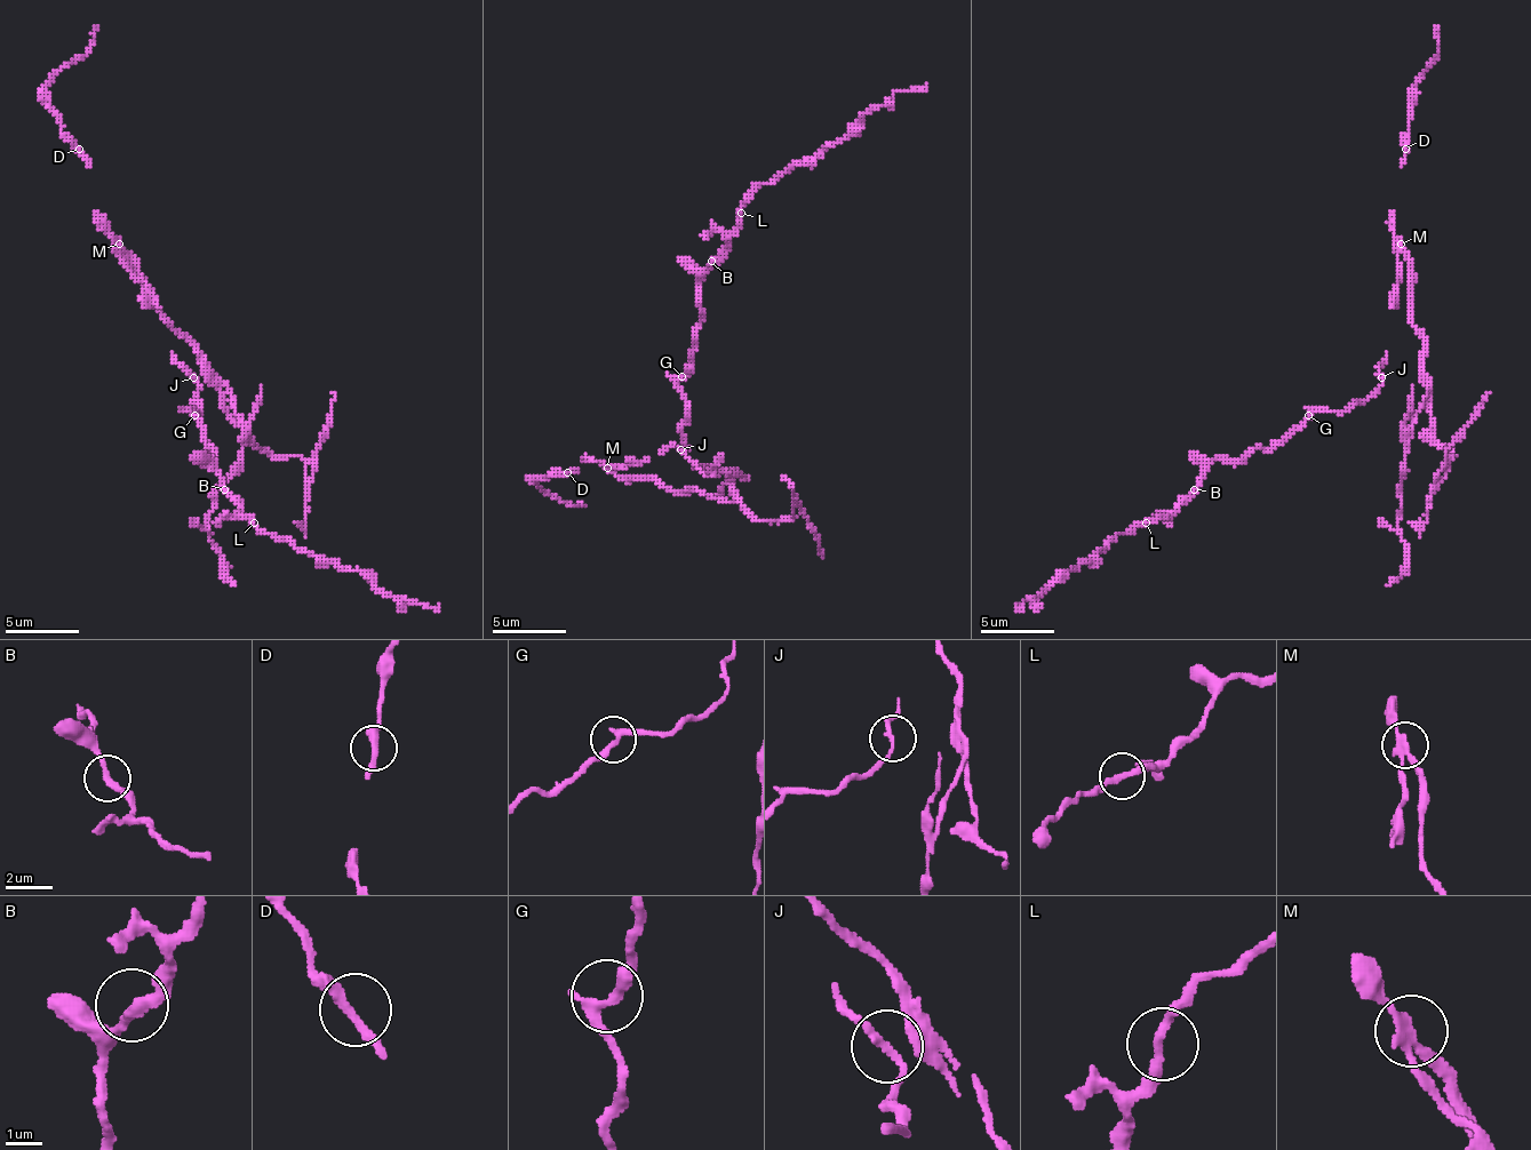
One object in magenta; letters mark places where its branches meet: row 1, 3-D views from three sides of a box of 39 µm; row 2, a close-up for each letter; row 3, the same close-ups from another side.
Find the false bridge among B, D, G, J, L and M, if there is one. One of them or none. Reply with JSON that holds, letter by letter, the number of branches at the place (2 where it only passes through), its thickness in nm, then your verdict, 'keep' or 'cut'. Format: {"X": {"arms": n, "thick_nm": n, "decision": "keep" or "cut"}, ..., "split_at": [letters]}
{"B": {"arms": 2, "thick_nm": 260, "decision": "keep"}, "D": {"arms": 2, "thick_nm": 280, "decision": "keep"}, "G": {"arms": 3, "thick_nm": 240, "decision": "keep"}, "J": {"arms": 2, "thick_nm": 170, "decision": "keep"}, "L": {"arms": 2, "thick_nm": 260, "decision": "keep"}, "M": {"arms": 3, "thick_nm": 220, "decision": "cut"}, "split_at": ["M"]}

